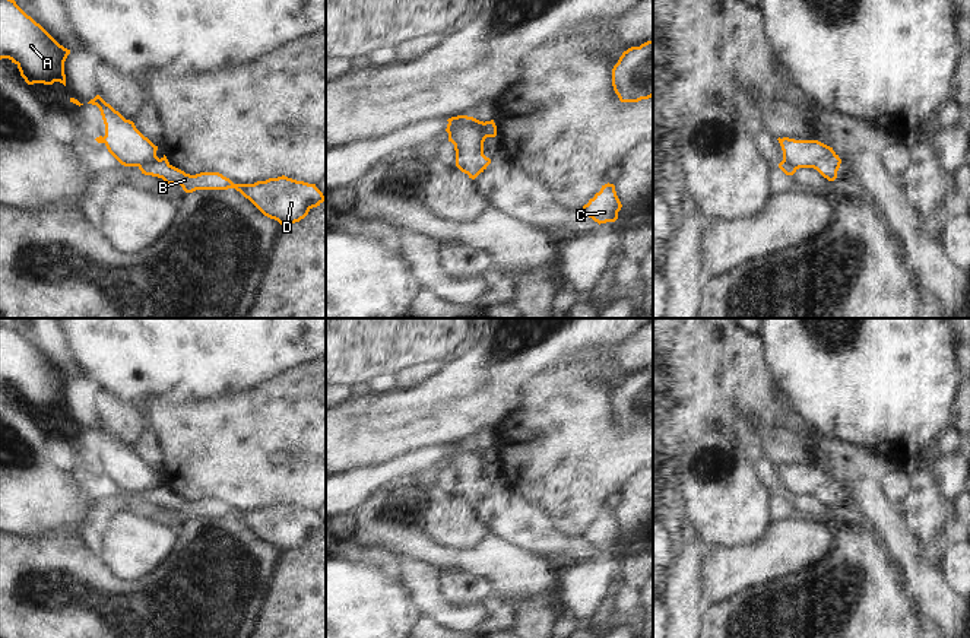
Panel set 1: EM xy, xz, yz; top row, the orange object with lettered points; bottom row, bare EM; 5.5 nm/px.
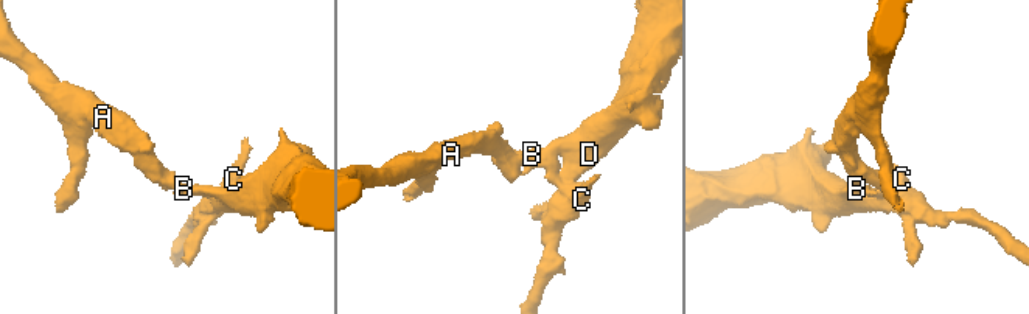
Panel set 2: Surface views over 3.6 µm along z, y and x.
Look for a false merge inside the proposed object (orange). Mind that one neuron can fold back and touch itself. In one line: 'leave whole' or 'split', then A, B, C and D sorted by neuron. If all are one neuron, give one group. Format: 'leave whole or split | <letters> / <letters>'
split | A / B C D

